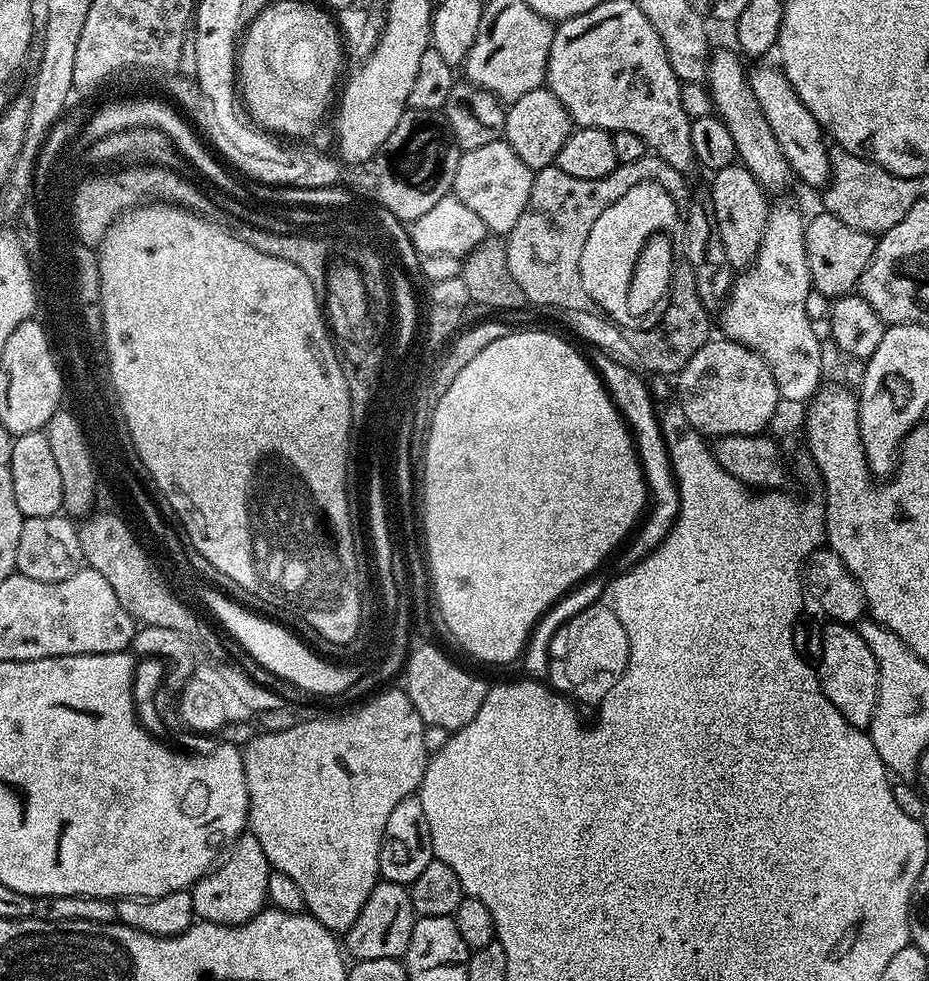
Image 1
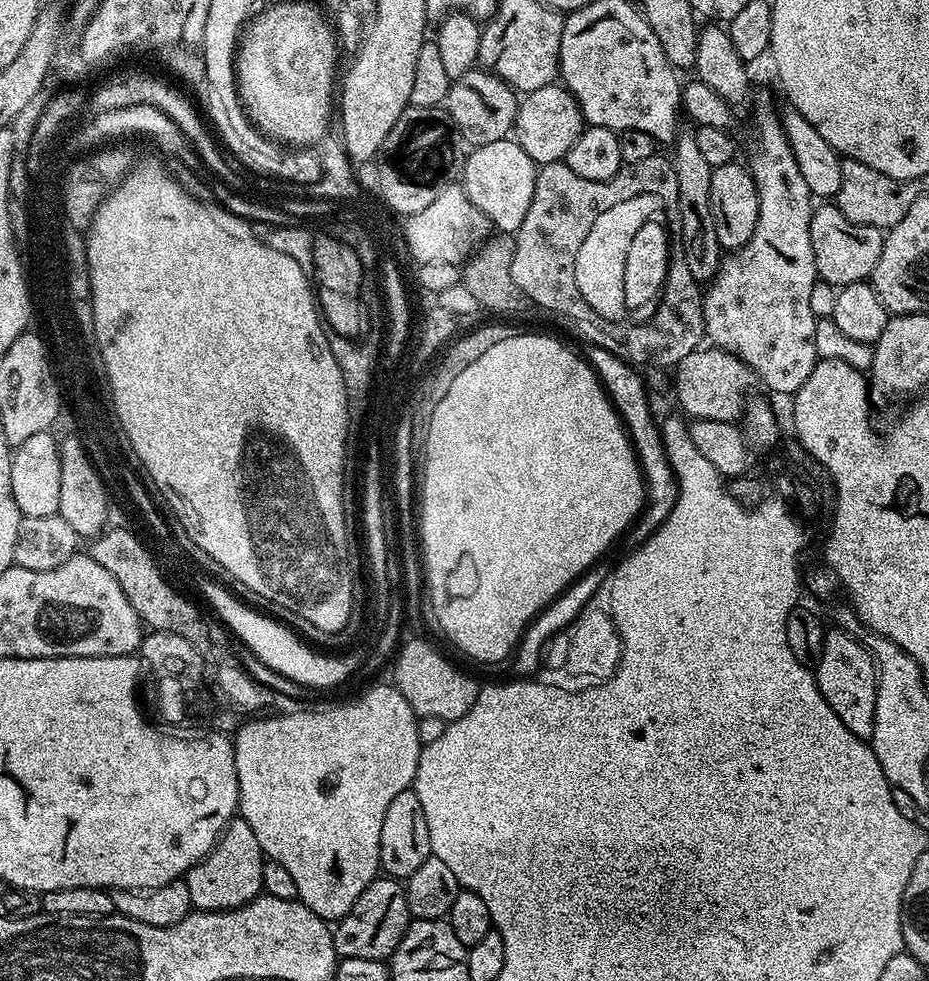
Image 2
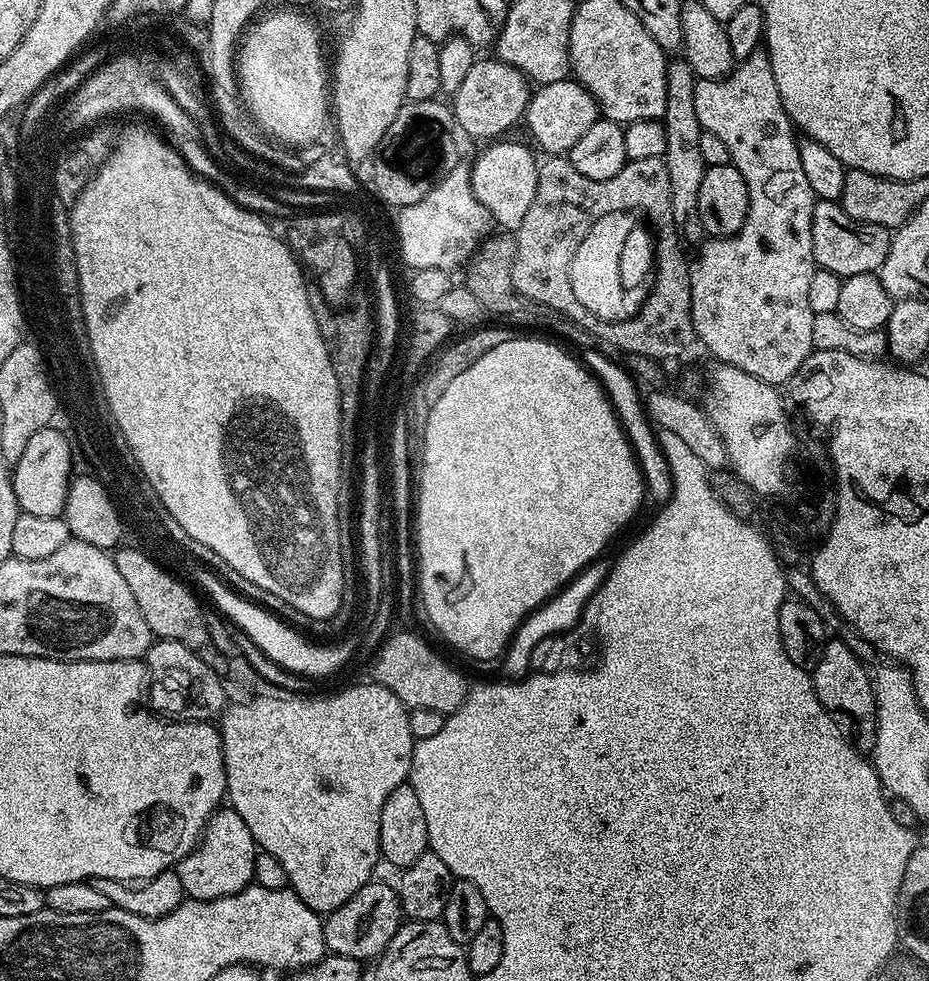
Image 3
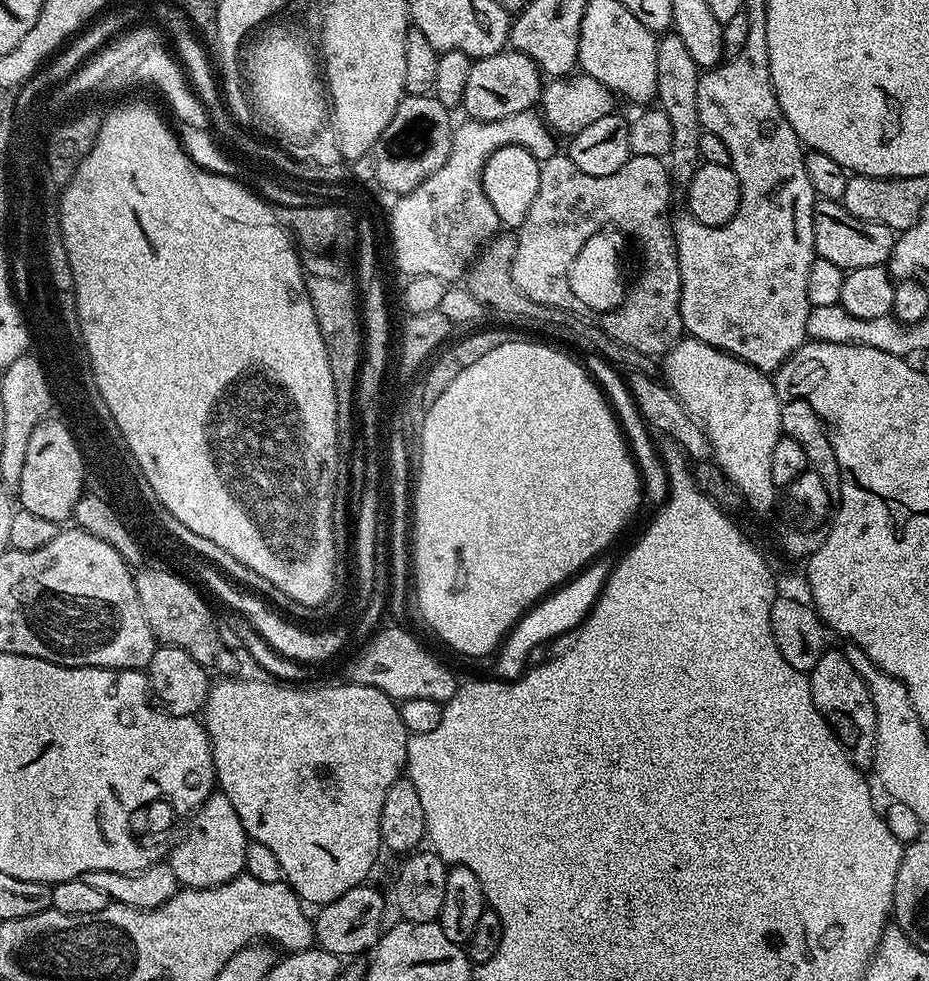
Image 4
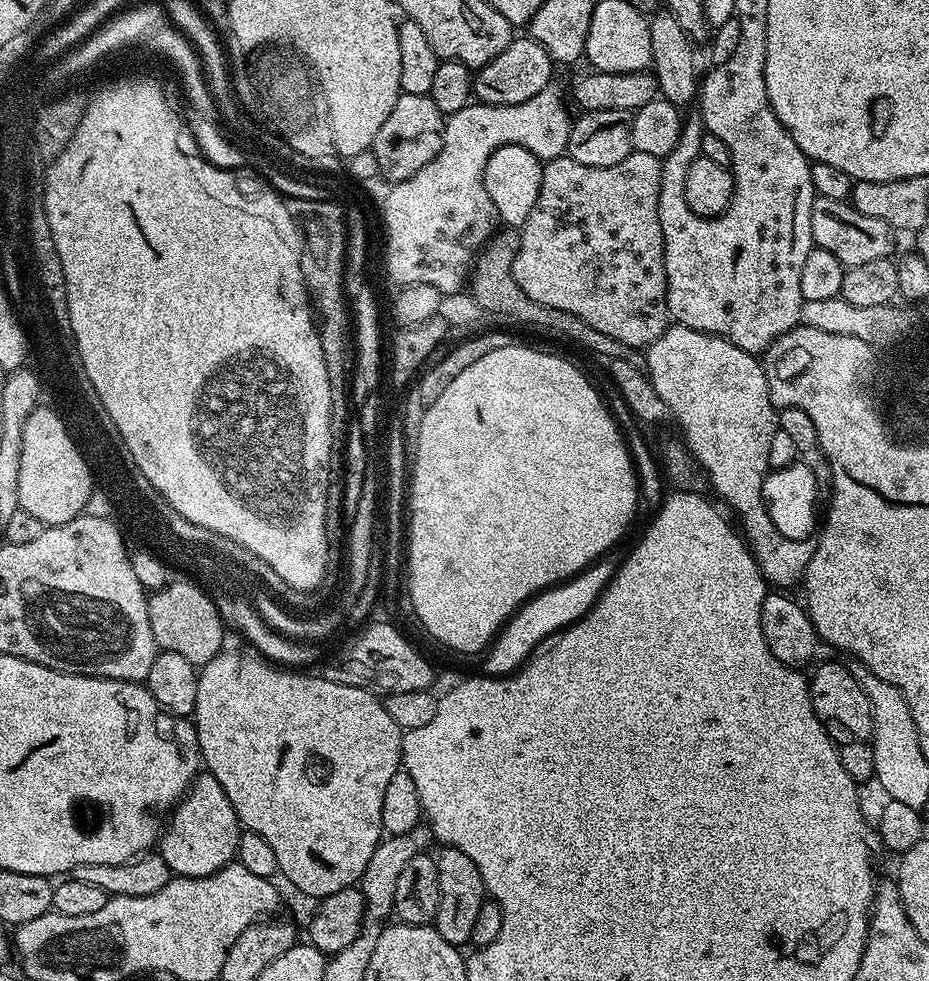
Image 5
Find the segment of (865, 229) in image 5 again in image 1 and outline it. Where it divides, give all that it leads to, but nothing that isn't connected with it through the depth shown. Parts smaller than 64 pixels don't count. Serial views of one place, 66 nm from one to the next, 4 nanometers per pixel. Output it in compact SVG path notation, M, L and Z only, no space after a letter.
M823 210L804 225L806 238L806 262L810 266L813 289L829 298L849 295L859 285L866 266L876 252L877 237L870 232L854 230L846 226L842 218Z

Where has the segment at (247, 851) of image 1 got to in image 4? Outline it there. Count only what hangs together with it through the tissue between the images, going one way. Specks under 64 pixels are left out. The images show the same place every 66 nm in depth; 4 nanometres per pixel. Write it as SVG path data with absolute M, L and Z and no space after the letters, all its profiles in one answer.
M213 791L208 801L191 817L187 828L183 833L184 840L183 836L177 839L166 857L167 871L175 883L176 880L180 883L177 885L184 888L213 888L228 884L244 872L250 841L242 826L242 818L238 818L234 806L230 806L230 798L226 798L224 792Z

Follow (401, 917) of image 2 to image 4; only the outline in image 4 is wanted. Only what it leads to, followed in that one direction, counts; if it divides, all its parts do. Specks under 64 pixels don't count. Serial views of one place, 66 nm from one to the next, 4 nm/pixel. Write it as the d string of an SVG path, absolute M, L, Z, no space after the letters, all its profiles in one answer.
M365 882L354 890L346 890L342 898L334 898L334 902L323 905L317 911L320 913L314 916L314 940L319 947L341 958L360 958L375 949L386 931L384 896L370 885Z

